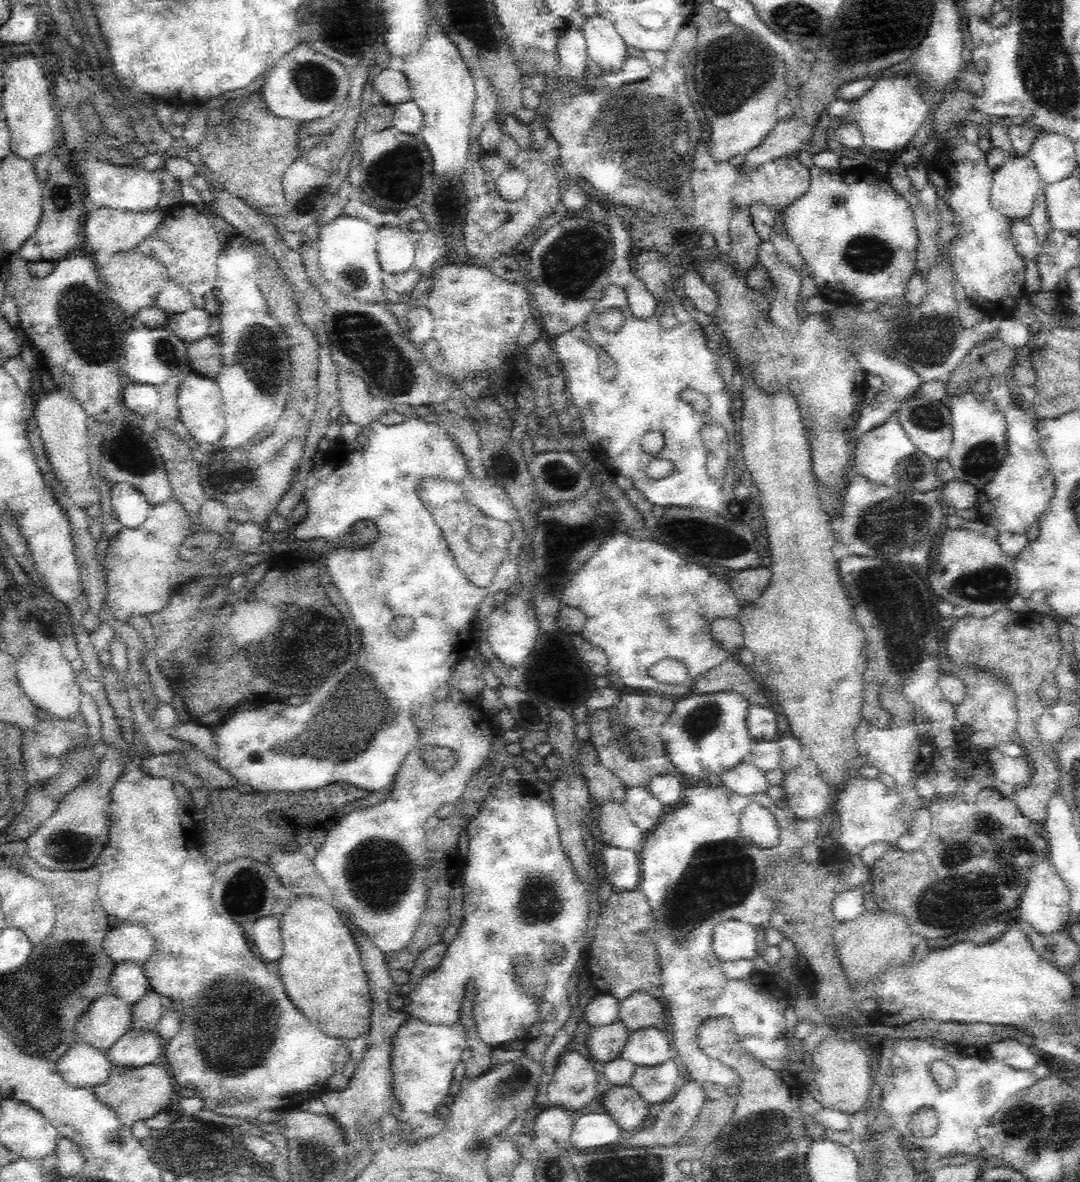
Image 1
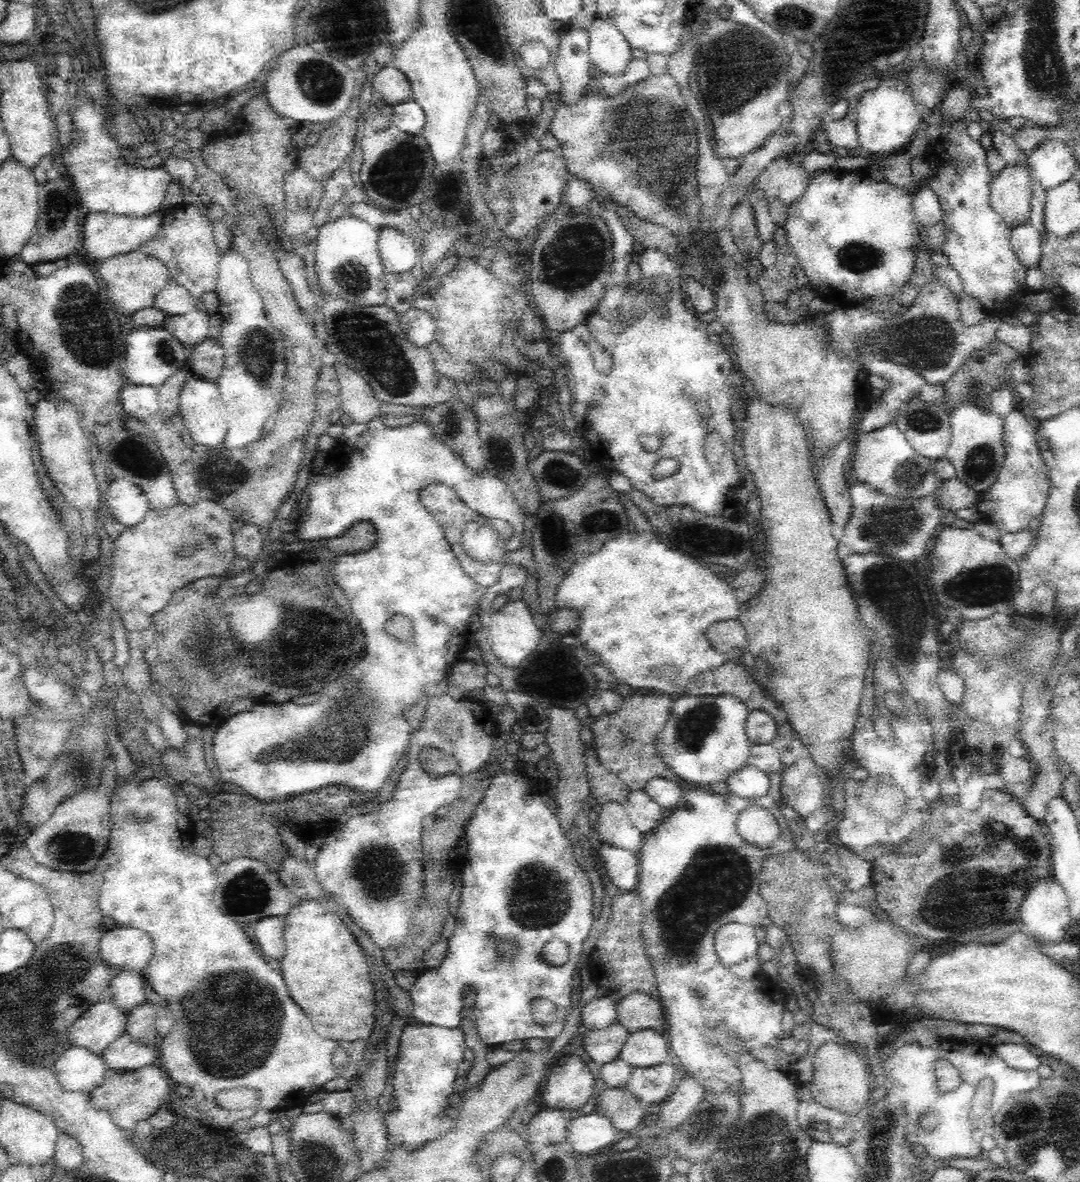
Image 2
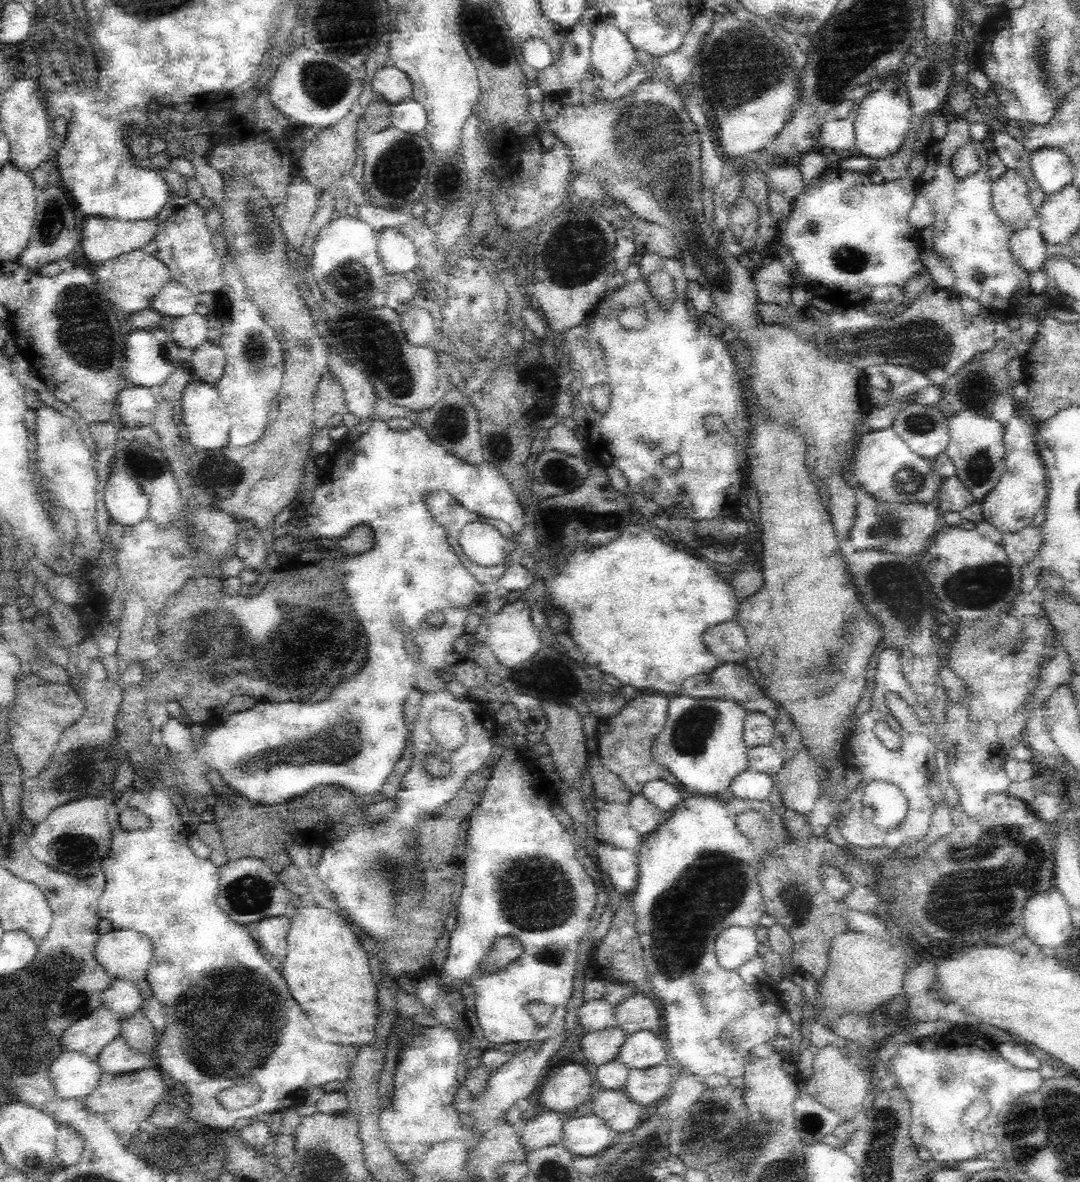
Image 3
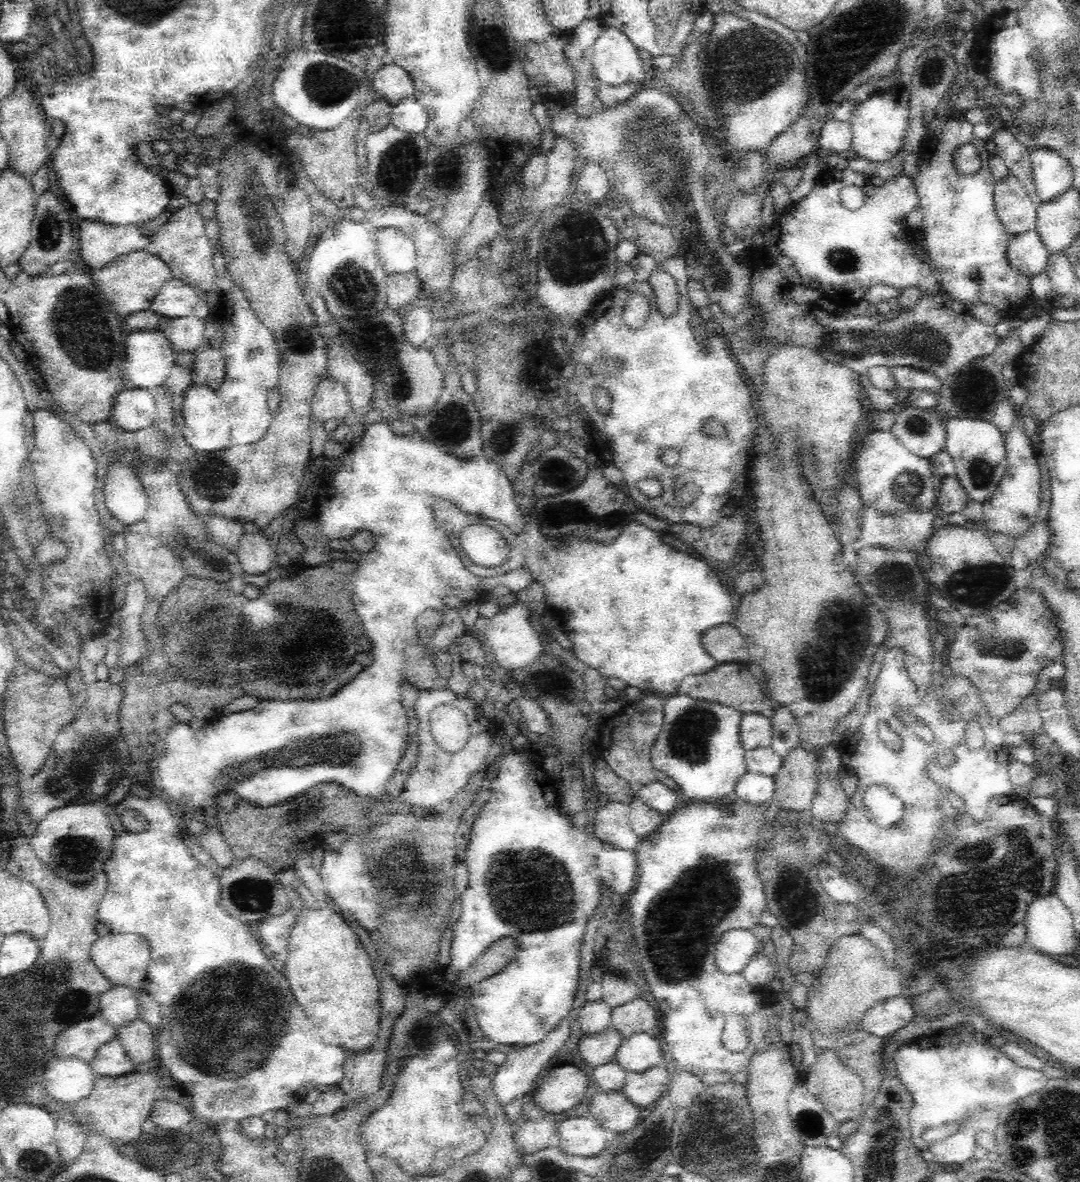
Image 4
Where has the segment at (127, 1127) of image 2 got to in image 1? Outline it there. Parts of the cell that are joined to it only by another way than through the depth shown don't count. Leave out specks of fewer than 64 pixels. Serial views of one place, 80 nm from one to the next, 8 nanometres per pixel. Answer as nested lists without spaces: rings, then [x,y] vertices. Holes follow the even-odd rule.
[[[162,1064],[140,1068],[113,1065],[109,1071],[107,1081],[91,1089],[98,1101],[117,1112],[123,1126],[130,1128],[136,1121],[153,1118],[172,1098],[175,1080],[172,1071]]]

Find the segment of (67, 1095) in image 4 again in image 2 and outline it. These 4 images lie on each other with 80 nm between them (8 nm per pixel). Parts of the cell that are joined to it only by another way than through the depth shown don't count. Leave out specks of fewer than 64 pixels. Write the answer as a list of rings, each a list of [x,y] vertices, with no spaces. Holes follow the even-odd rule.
[[[72,1045],[53,1063],[52,1072],[60,1087],[68,1092],[89,1093],[104,1080],[107,1071],[101,1055]]]

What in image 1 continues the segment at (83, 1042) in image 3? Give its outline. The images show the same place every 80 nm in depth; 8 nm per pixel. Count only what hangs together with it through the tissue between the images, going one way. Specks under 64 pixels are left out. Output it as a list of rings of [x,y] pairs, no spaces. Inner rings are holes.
[[[112,993],[97,998],[76,1022],[76,1034],[98,1049],[107,1051],[132,1027],[132,1005]]]

